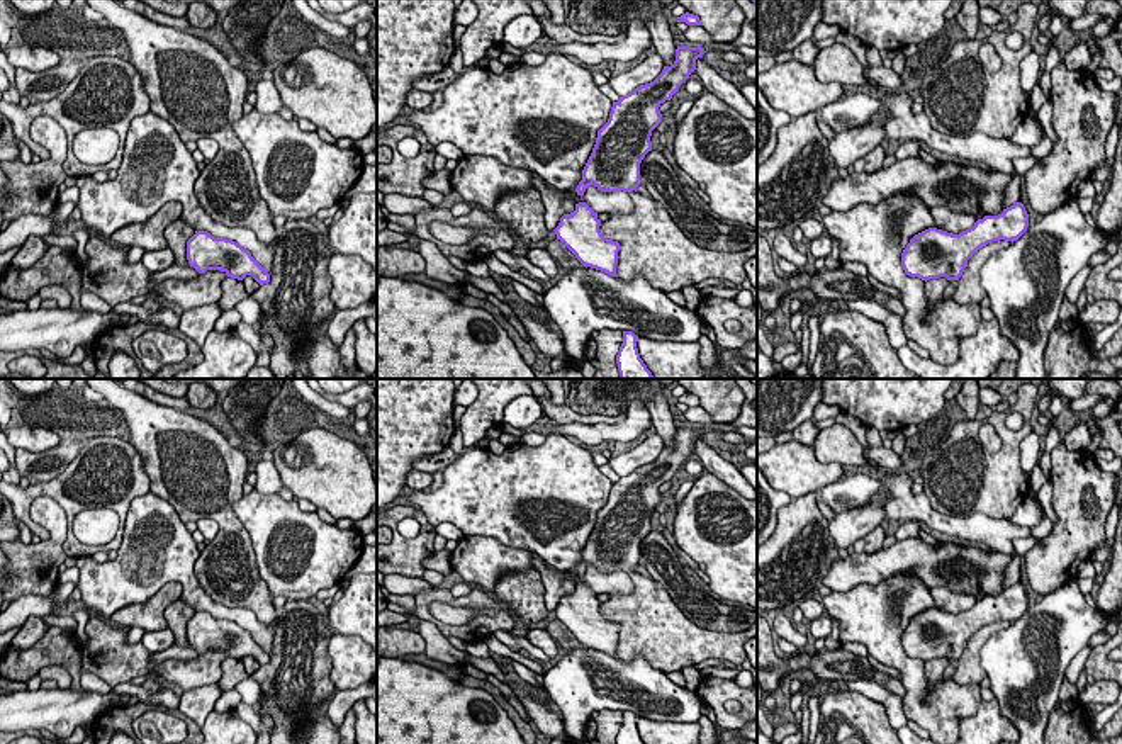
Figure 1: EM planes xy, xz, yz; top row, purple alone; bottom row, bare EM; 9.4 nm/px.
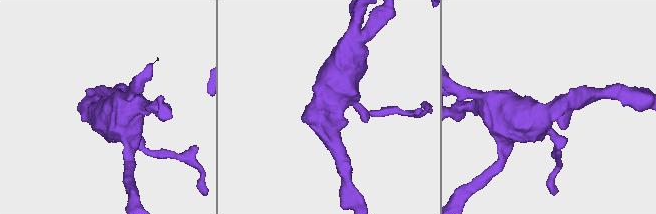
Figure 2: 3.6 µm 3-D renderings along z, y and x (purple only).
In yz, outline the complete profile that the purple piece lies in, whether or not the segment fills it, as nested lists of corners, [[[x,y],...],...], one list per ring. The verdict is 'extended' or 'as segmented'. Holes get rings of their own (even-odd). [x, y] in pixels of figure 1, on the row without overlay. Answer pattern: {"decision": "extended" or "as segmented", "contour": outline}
{"decision": "as segmented", "contour": [[[1022,583],[1003,589],[998,596],[985,596],[973,608],[952,615],[928,608],[915,615],[901,634],[901,647],[906,656],[922,661],[959,661],[968,640],[993,622],[1017,622],[1029,608],[1029,595]]]}

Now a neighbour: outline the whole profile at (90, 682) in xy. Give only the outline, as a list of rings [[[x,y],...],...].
[[[88,671],[81,673],[80,685],[83,690],[97,691],[102,695],[112,690],[102,678]]]

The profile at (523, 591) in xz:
[[[536,569],[504,574],[496,583],[494,593],[526,625],[545,620],[548,615],[545,584]]]

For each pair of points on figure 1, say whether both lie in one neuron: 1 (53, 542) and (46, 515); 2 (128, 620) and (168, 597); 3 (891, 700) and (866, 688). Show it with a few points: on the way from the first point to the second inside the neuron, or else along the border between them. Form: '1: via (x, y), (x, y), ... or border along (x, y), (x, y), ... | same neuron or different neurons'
1: via (55, 535), (53, 522) | same neuron
2: via (138, 615), (146, 615), (158, 603) | same neuron
3: via (885, 697), (873, 692) | same neuron

